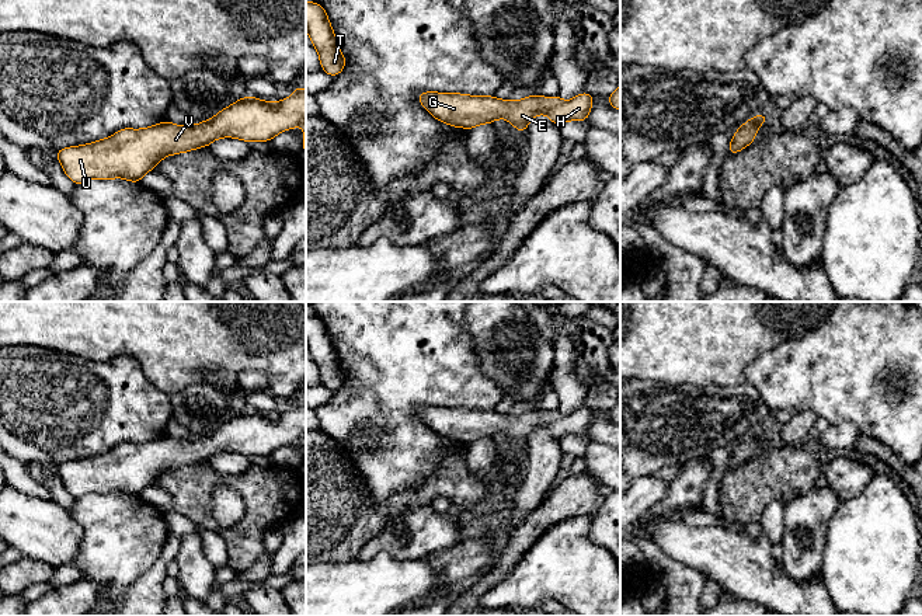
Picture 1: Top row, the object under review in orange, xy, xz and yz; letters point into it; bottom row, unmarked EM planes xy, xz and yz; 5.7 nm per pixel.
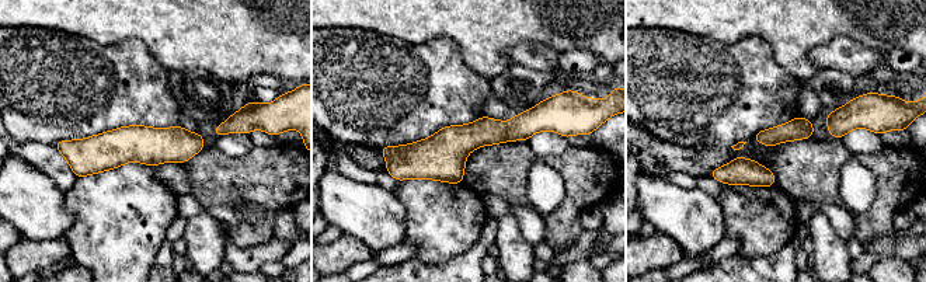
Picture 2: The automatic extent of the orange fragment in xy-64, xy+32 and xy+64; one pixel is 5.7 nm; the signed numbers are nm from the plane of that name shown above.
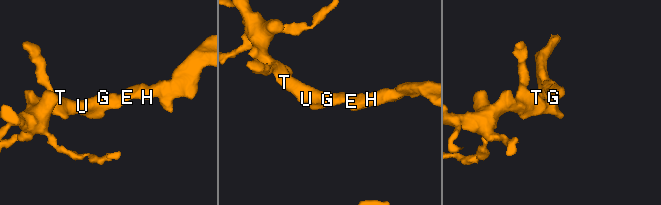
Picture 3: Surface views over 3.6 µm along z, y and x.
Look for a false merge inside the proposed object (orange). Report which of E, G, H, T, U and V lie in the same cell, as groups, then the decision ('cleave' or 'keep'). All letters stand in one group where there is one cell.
E G H T U V | keep

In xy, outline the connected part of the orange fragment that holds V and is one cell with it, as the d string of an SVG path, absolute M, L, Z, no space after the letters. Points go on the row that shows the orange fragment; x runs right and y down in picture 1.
M300 86L283 101L247 95L196 125L177 126L163 121L143 129L123 128L107 139L55 153L74 185L111 178L140 182L167 156L206 147L220 138L269 142L298 126L305 128L302 150L306 153L306 90Z

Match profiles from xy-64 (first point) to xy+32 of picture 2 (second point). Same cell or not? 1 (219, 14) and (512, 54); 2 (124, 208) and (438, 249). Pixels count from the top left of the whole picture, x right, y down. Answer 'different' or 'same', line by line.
1: different
2: same

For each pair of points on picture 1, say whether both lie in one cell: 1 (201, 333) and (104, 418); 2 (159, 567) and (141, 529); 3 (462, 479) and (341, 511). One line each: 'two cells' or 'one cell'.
1: two cells
2: two cells
3: one cell

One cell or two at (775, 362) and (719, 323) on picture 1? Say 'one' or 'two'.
two

